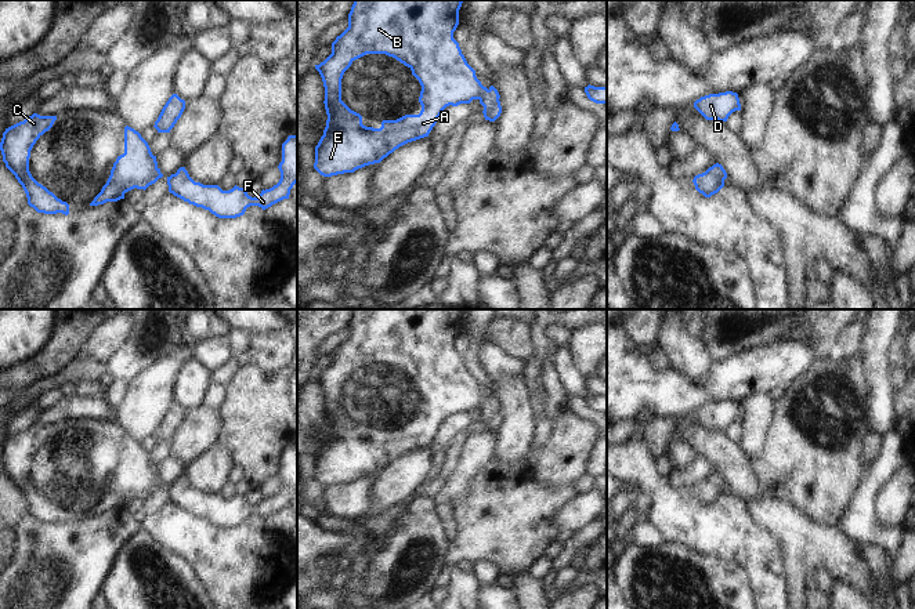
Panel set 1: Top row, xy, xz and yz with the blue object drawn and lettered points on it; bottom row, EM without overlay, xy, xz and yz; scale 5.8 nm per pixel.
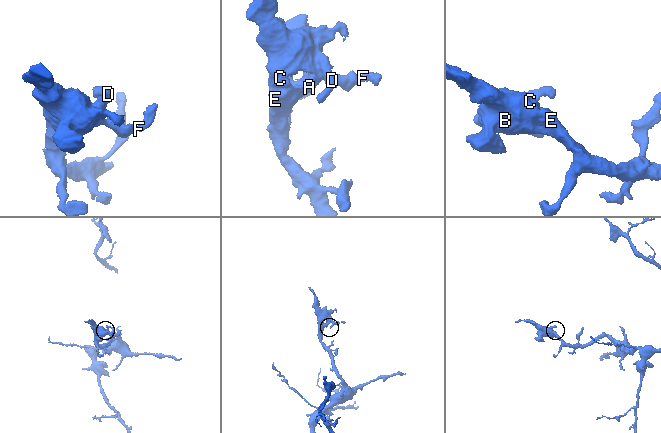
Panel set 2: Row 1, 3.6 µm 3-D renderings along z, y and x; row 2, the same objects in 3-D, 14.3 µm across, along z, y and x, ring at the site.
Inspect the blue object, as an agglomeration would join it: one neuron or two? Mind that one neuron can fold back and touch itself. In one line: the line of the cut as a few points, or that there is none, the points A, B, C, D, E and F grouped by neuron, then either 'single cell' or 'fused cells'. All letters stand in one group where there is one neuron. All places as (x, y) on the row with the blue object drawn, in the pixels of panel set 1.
no cut | A B C D E F | single cell

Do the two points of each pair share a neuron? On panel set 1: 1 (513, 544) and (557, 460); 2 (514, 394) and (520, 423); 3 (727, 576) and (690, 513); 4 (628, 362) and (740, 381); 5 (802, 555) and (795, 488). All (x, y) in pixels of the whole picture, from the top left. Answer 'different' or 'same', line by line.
1: same
2: same
3: different
4: same
5: different

